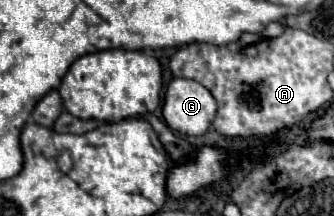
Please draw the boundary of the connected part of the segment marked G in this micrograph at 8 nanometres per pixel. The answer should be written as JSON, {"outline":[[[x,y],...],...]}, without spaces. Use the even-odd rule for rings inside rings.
{"outline":[[[174,79],[164,95],[162,115],[172,131],[204,135],[214,121],[216,101],[212,93],[192,79]]]}

